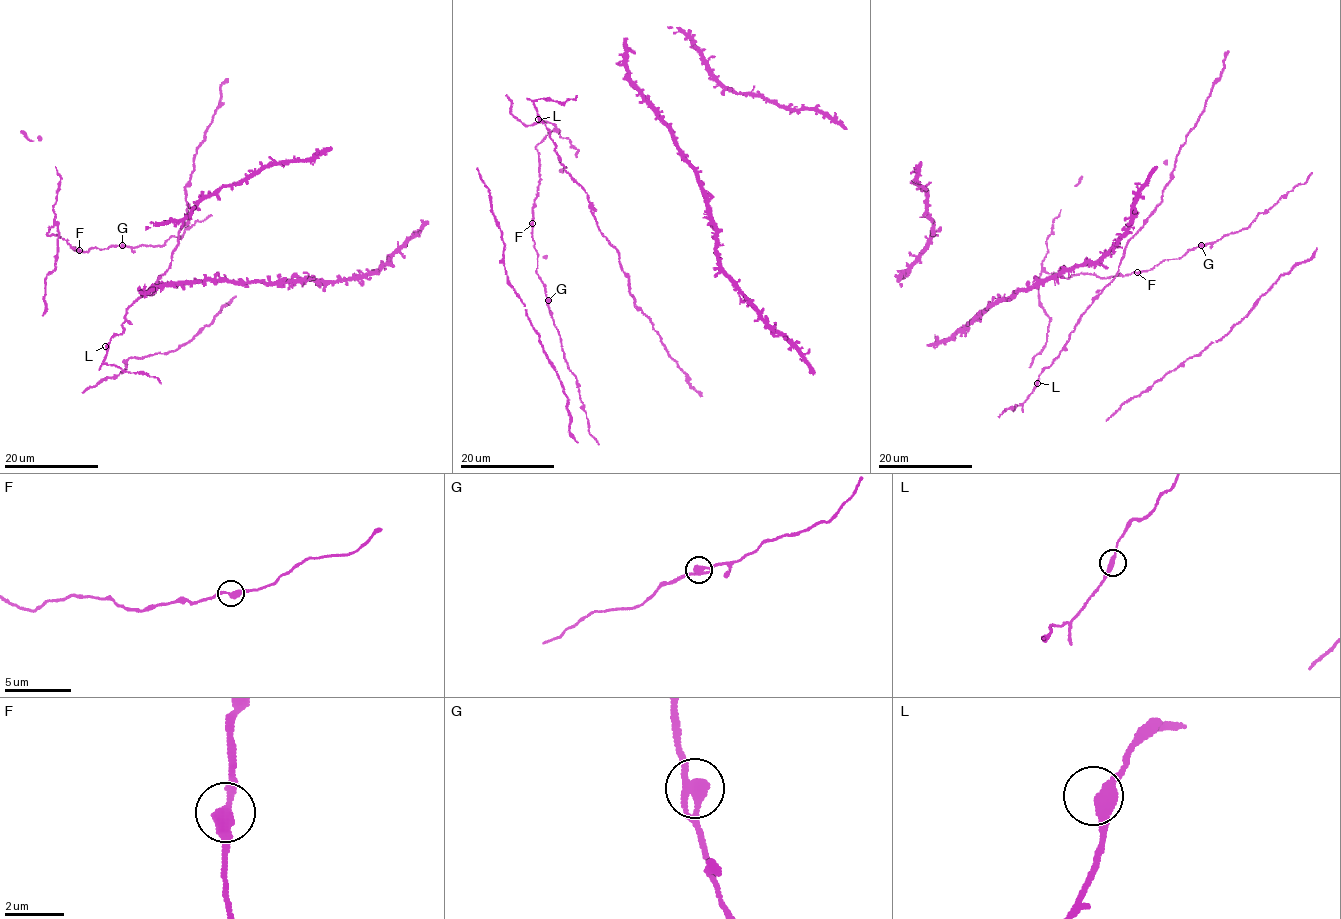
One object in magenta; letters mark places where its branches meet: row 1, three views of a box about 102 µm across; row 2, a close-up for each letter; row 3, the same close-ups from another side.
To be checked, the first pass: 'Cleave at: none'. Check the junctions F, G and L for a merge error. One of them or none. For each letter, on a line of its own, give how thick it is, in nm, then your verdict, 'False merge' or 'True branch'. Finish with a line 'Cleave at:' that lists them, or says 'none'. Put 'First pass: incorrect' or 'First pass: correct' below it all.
F: Thickness 360 nm. True branch
G: Thickness 360 nm. True branch
L: Thickness 360 nm. True branch
Cleave at: none
First pass: correct

